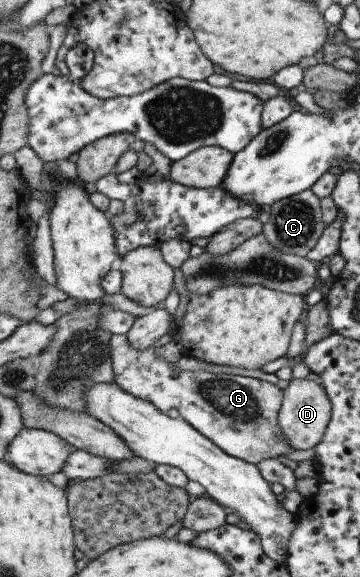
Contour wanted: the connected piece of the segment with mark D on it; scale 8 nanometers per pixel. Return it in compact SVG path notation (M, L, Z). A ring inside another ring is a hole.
M295 378L289 381L284 389L284 400L279 420L291 448L295 450L313 450L316 448L315 446L324 439L332 414L333 402L329 400L329 394L325 392L321 382L305 378Z

